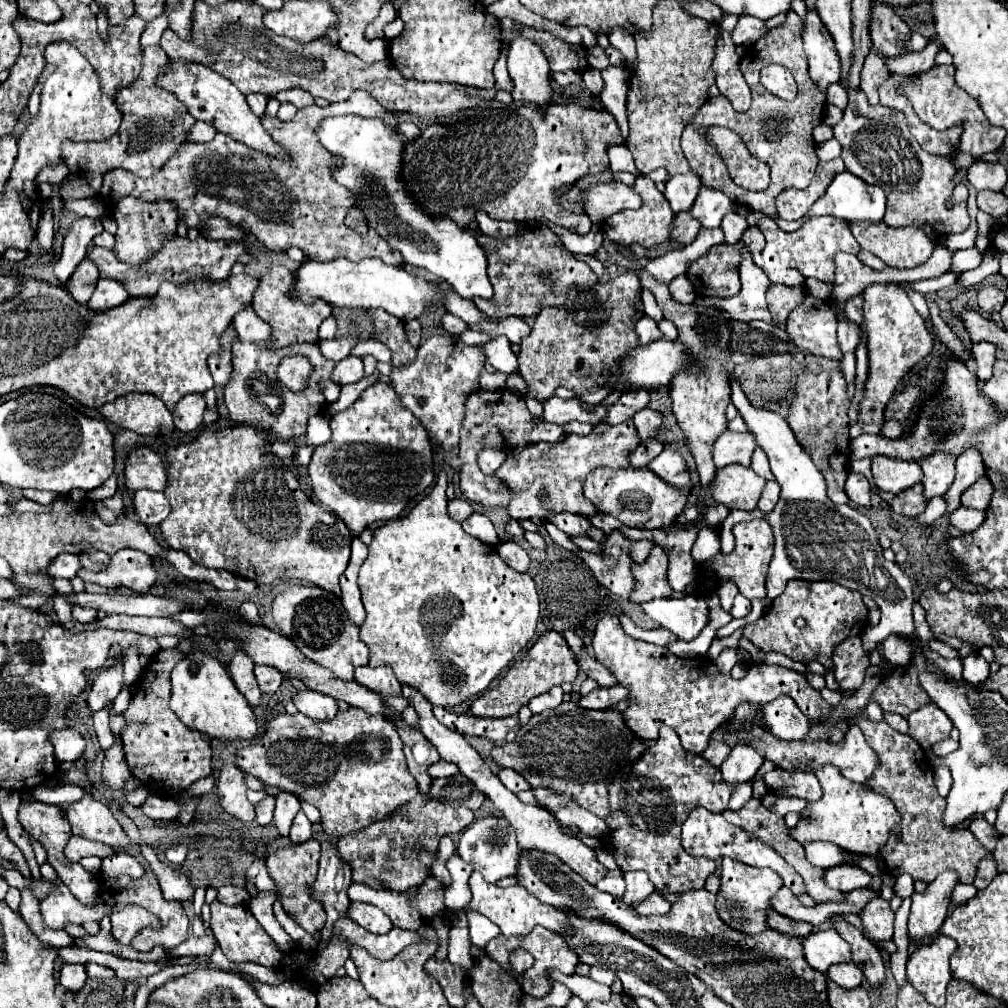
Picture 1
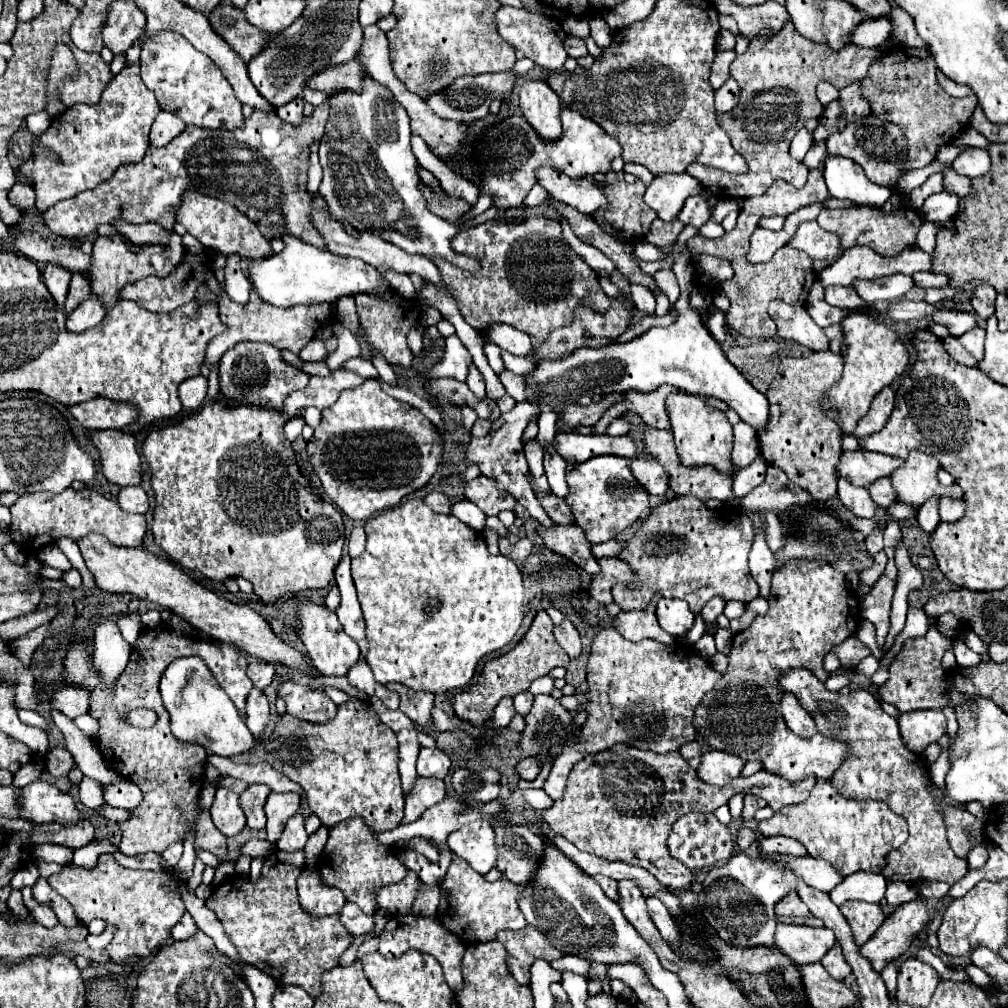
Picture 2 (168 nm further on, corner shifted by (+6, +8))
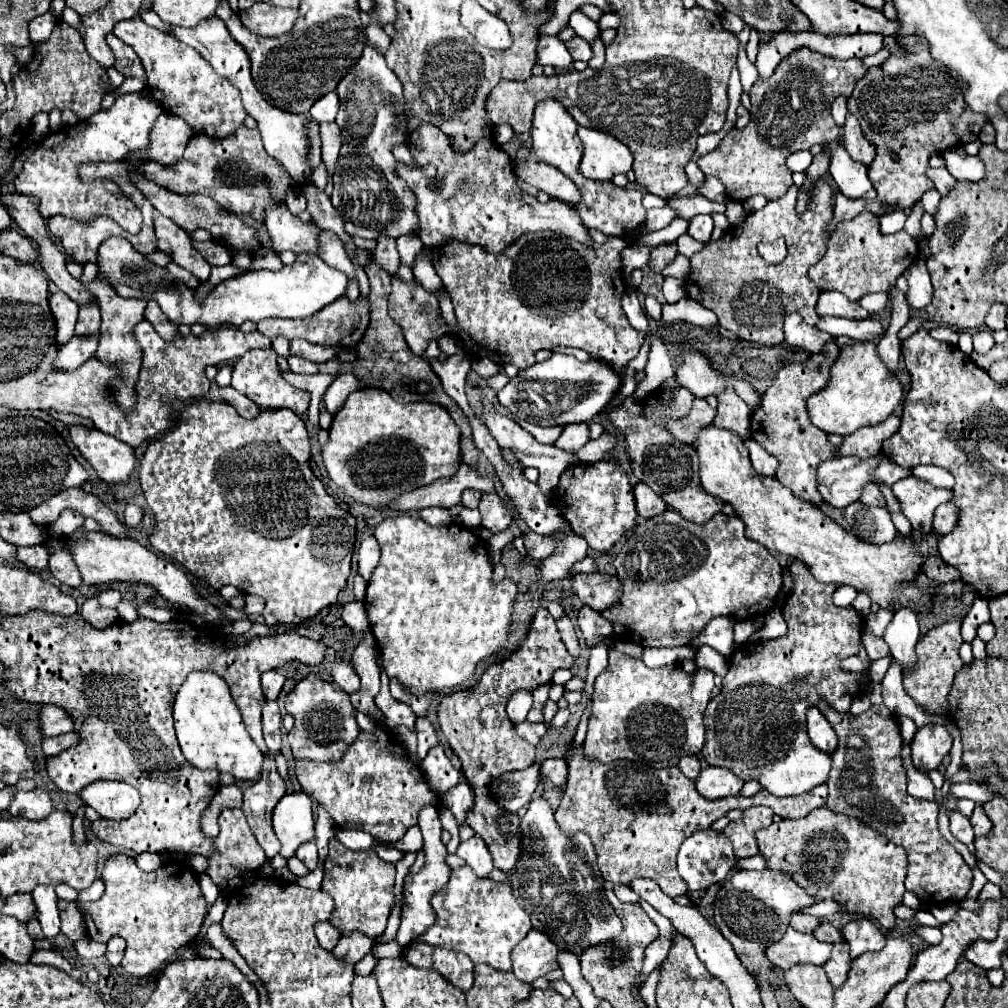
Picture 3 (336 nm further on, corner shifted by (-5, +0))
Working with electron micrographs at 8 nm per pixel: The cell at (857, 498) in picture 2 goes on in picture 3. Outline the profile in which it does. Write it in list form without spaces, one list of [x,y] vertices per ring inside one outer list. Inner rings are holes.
[[[853,502],[845,508],[845,520],[849,530],[867,544],[887,544],[897,538],[897,528],[885,508],[869,508],[861,502]]]

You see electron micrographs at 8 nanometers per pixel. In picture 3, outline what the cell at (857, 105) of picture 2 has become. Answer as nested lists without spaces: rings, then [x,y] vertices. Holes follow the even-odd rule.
[[[851,114],[847,116],[847,122],[843,126],[843,146],[849,152],[849,156],[855,162],[861,162],[863,166],[869,166],[871,160],[875,158],[875,148],[871,148],[871,144],[863,138],[861,126],[857,118]]]

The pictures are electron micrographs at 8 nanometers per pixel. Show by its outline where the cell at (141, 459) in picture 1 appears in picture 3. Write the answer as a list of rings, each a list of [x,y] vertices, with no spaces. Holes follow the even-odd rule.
[[[69,426],[71,442],[107,484],[125,482],[135,468],[135,452],[121,440],[97,428]]]

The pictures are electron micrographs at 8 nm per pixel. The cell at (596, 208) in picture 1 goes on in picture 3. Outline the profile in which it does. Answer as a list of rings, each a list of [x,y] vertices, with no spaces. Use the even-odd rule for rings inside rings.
[[[513,160],[513,174],[521,178],[525,184],[533,186],[535,190],[541,190],[557,200],[577,204],[581,200],[581,194],[577,186],[563,176],[559,170],[551,168],[543,162],[529,162],[529,160]]]

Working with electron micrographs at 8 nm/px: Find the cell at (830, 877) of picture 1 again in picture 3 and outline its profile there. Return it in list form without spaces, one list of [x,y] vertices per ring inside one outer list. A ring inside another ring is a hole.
[[[737,870],[721,886],[713,904],[713,918],[721,934],[733,944],[749,974],[757,980],[769,980],[773,984],[773,980],[777,980],[777,972],[771,968],[771,962],[765,956],[765,948],[769,942],[777,942],[783,936],[793,912],[799,912],[811,904],[815,904],[815,898],[807,896],[803,888],[799,888],[789,876],[783,876],[781,872]]]

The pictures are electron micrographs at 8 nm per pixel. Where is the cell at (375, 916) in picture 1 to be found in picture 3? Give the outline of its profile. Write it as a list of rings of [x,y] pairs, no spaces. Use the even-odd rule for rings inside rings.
[[[353,932],[351,936],[339,938],[339,942],[333,948],[333,952],[335,952],[335,958],[343,960],[345,964],[355,966],[365,954],[371,952],[371,948],[373,948],[373,940],[371,938],[367,938],[361,932]]]

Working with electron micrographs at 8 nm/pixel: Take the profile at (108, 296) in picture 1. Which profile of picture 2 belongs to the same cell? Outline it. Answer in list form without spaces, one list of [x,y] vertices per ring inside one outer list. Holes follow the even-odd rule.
[[[90,296],[84,304],[80,304],[70,316],[68,316],[68,330],[72,332],[84,332],[92,326],[96,326],[106,314],[104,304],[100,304],[100,300],[96,300],[96,296]]]

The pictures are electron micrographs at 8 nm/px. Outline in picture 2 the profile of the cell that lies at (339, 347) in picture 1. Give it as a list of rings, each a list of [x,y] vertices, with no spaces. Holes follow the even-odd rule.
[[[312,338],[304,348],[302,352],[298,354],[300,360],[304,362],[318,362],[318,360],[324,360],[328,356],[328,348],[326,348],[326,342],[320,340],[320,338]]]

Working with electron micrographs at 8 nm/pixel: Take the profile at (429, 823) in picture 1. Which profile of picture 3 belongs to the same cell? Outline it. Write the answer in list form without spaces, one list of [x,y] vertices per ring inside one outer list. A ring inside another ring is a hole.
[[[329,840],[329,854],[323,860],[323,890],[333,896],[335,912],[331,914],[329,922],[339,928],[341,936],[349,936],[351,932],[359,930],[373,940],[385,932],[387,918],[393,898],[393,880],[395,880],[395,864],[381,860],[373,850],[351,852],[339,840]]]

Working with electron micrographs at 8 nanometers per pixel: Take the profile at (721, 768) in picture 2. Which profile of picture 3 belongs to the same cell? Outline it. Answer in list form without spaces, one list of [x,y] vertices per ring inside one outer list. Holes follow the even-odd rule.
[[[707,766],[699,772],[695,780],[695,788],[703,798],[717,800],[717,798],[727,798],[727,796],[737,796],[743,786],[743,780],[737,778],[731,770],[727,768],[713,768]]]

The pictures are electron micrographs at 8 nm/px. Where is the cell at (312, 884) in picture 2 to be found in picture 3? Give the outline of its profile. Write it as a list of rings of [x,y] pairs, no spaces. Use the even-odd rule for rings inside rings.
[[[321,922],[315,926],[315,934],[317,934],[317,940],[321,944],[321,948],[327,948],[327,950],[333,950],[337,940],[339,940],[339,930],[333,928],[329,922]]]

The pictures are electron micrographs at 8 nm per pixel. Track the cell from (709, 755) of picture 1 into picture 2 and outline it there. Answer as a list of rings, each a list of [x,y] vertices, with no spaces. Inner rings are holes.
[[[692,740],[692,742],[688,742],[688,744],[684,744],[684,746],[680,748],[680,754],[684,756],[684,760],[686,760],[692,768],[698,768],[698,766],[700,766],[700,760],[702,760],[702,744],[696,742],[696,740]]]

